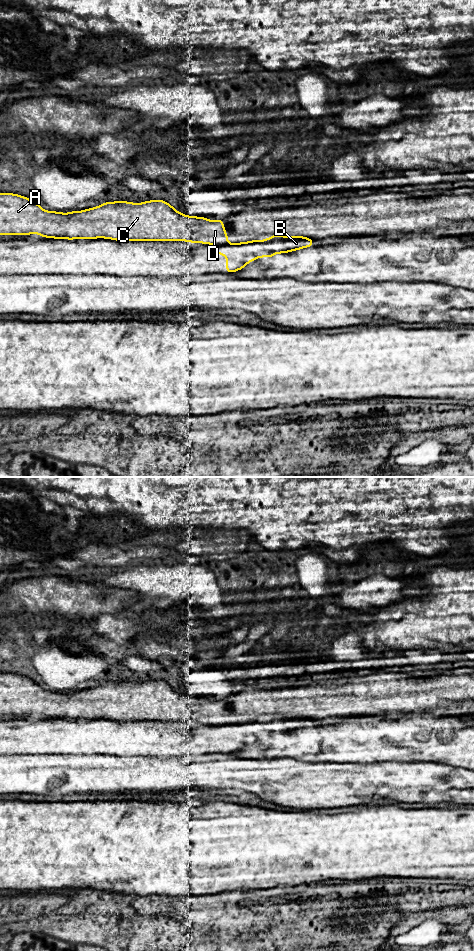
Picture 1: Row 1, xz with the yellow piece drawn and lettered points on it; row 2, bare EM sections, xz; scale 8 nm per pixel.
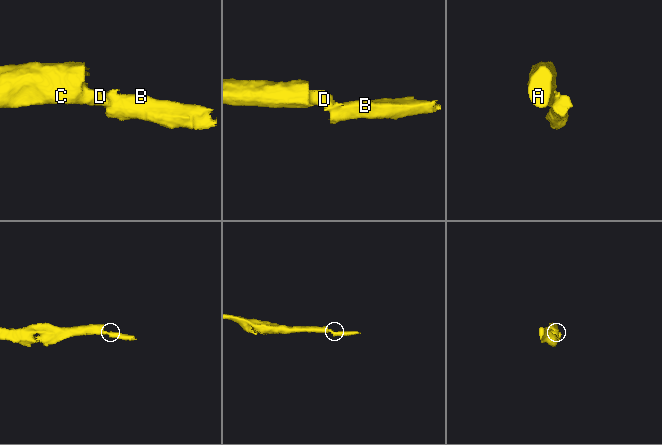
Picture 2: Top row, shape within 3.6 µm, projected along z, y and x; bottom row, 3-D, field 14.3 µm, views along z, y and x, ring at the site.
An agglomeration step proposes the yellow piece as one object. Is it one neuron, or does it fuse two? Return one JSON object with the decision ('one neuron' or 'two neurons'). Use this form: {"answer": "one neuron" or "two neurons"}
{"answer": "two neurons"}

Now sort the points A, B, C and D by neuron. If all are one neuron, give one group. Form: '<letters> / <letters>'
A C D / B

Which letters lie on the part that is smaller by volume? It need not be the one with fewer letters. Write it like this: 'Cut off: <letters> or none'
Cut off: B

